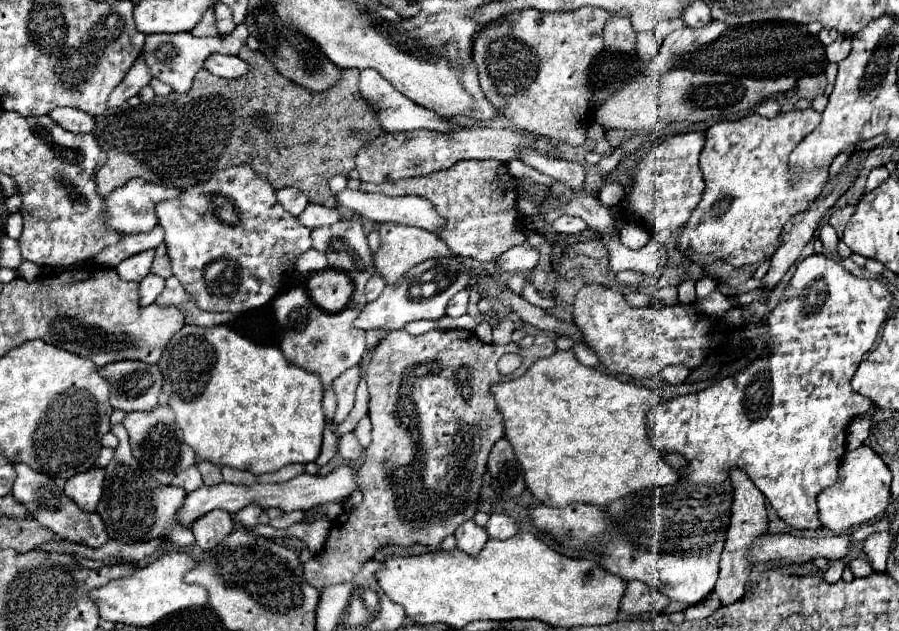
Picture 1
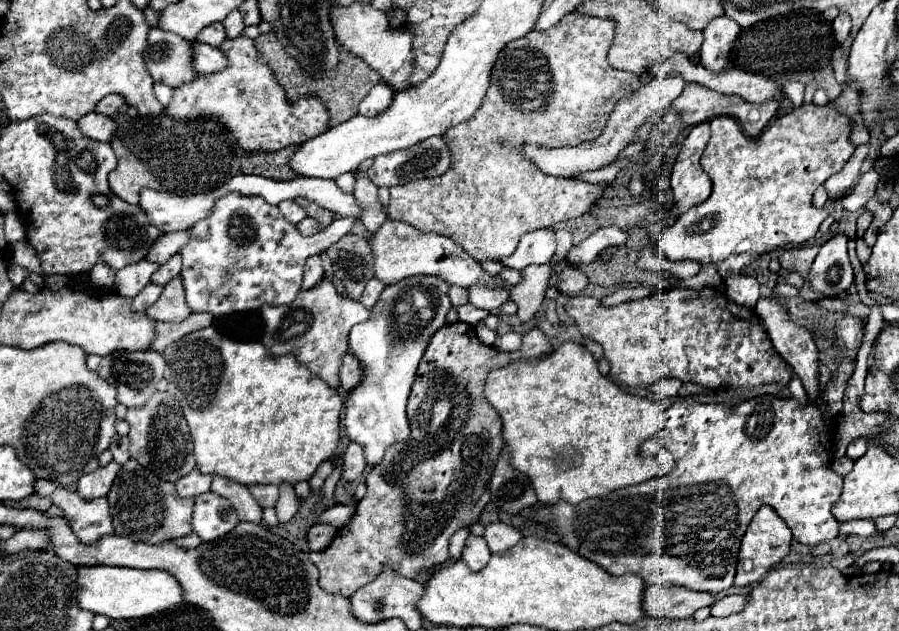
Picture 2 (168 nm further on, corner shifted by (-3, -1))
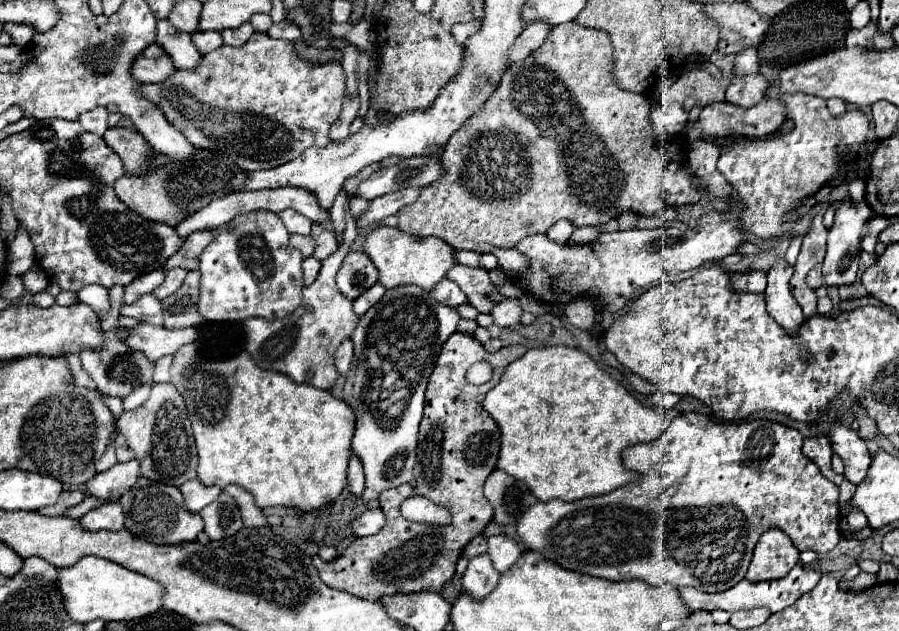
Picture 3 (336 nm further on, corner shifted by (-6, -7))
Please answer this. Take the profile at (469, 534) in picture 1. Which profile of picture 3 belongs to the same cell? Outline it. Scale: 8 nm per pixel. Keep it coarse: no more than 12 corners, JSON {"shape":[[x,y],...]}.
{"shape":[[487,553],[469,559],[463,589],[485,597],[497,585]]}

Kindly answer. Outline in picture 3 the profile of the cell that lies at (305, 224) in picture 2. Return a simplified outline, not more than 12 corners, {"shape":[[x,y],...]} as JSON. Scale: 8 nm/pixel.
{"shape":[[291,235],[291,243],[311,257],[315,241],[311,235]]}

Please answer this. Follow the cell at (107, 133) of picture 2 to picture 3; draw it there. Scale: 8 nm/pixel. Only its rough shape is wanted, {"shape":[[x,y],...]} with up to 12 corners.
{"shape":[[111,127],[103,139],[127,173],[149,169],[151,145],[141,133]]}

